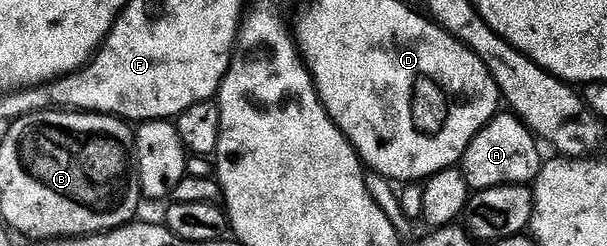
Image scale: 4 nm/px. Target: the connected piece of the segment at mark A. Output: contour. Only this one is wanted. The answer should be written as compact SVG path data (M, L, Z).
M499 113L474 135L474 140L462 155L460 170L466 179L466 184L474 191L507 185L530 185L538 178L538 173L542 170L544 162L544 155L538 152L538 147L540 147L539 140L518 116L513 113Z

